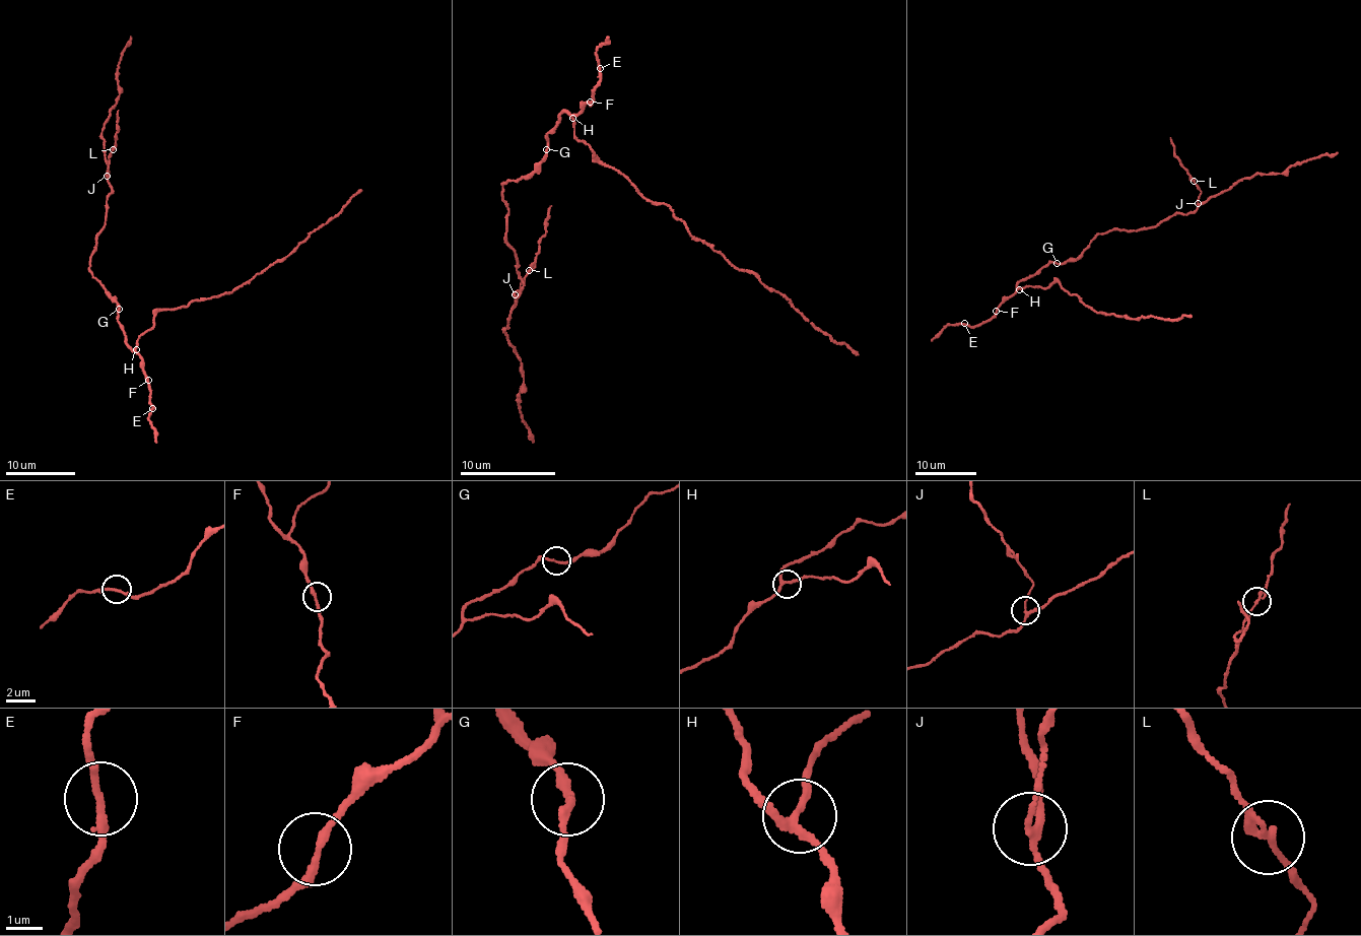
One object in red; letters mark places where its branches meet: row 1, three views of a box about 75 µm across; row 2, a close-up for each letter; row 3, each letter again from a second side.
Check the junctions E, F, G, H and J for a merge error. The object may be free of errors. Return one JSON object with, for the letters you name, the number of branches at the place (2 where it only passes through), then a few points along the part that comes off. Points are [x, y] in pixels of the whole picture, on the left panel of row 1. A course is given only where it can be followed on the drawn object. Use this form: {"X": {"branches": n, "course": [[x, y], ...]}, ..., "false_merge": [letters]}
{"J": {"branches": 3, "course": [[106, 175], [108, 156], [115, 146], [116, 131], [119, 130], [118, 110]]}, "false_merge": ["J"]}

